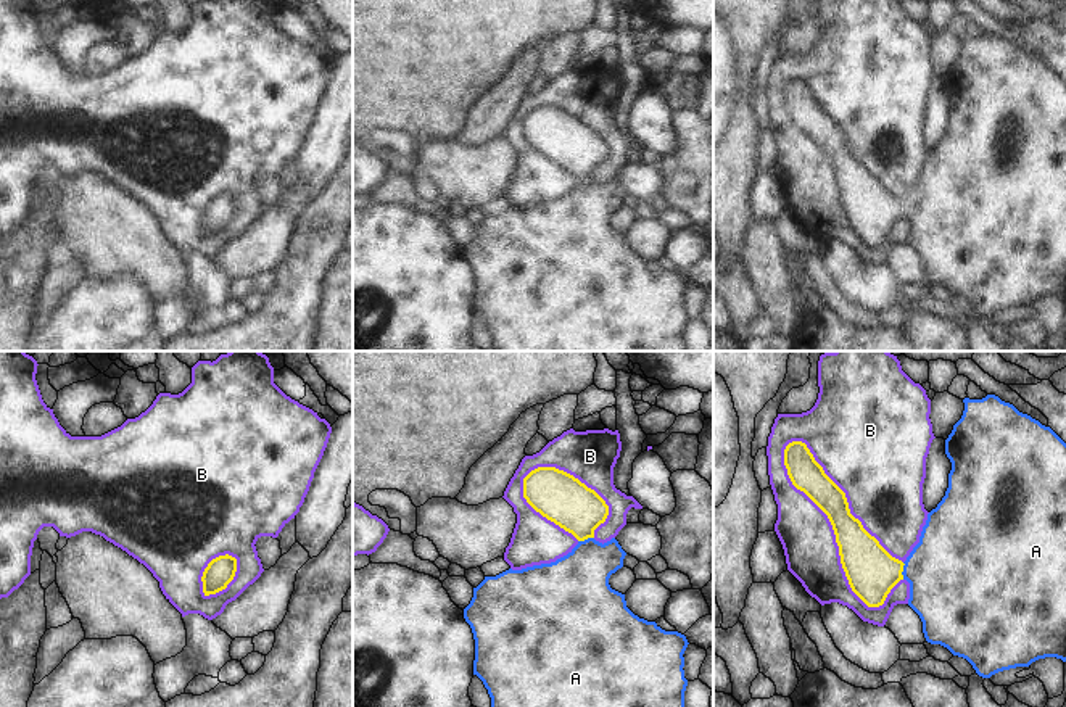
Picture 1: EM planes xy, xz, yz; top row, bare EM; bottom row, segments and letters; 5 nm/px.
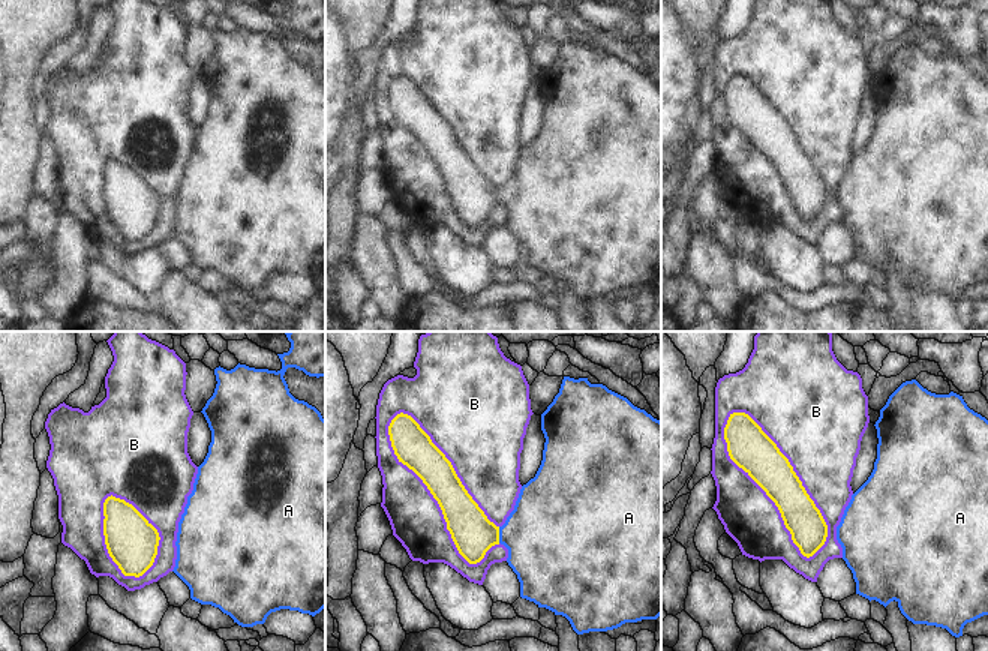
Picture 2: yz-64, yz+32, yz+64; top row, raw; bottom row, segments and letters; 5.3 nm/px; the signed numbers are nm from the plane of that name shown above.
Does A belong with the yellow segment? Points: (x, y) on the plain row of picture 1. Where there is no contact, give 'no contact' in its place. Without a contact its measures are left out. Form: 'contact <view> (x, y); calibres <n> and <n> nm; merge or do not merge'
contact yz (902, 210); calibres 260 and 440 nm; merge

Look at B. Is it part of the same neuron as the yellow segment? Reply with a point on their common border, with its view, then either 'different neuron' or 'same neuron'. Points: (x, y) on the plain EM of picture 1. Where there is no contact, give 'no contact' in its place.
meets yellow in yz at (833, 168); different neuron

